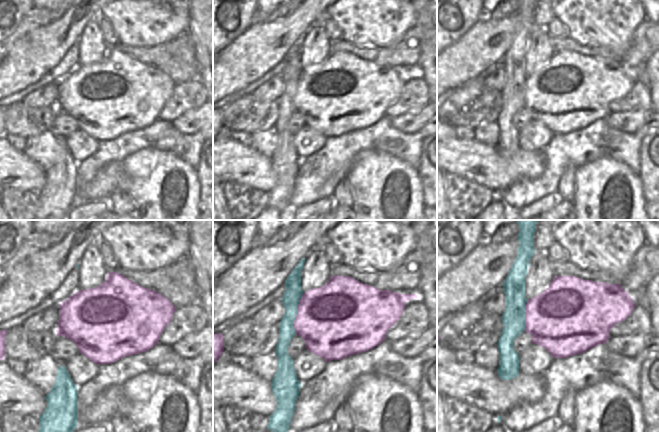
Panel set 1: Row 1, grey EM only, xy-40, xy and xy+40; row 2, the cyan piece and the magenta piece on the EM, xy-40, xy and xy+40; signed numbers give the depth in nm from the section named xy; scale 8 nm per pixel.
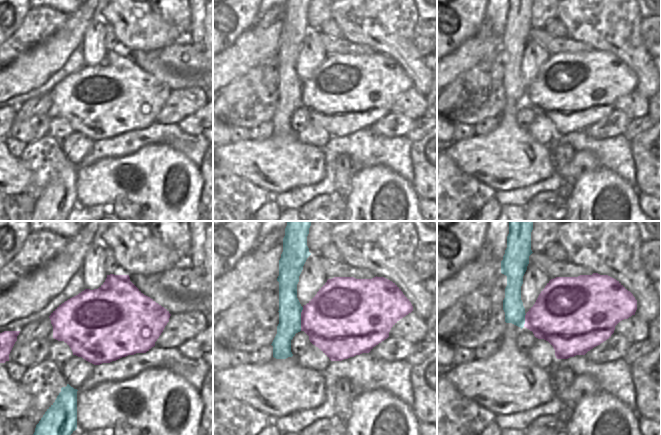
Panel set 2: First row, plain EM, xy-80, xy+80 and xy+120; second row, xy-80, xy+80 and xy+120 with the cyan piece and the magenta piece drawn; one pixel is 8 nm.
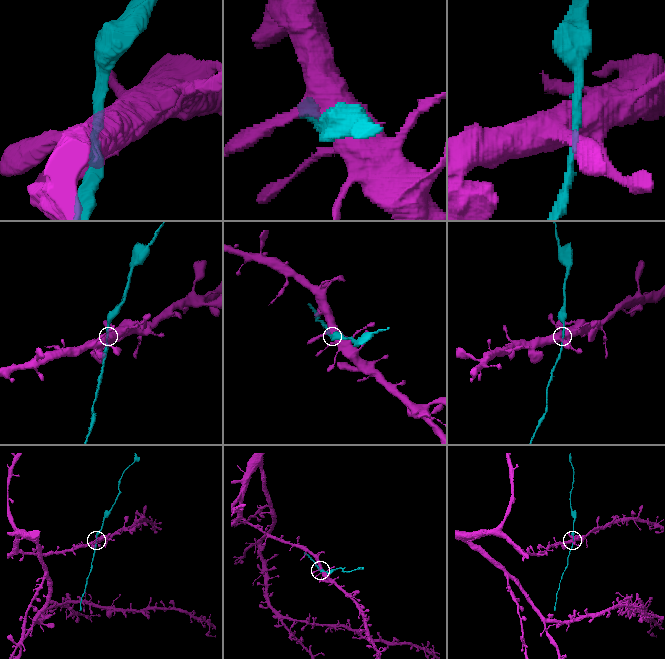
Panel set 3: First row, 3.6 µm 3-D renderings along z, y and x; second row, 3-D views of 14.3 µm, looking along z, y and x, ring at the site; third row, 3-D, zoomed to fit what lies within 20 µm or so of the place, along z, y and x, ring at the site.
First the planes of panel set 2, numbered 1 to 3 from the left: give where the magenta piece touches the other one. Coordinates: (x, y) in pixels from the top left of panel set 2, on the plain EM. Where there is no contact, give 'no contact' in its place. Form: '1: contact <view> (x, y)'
1: no contact
2: contact xy+80 (300, 95)
3: contact xy+120 (524, 96)

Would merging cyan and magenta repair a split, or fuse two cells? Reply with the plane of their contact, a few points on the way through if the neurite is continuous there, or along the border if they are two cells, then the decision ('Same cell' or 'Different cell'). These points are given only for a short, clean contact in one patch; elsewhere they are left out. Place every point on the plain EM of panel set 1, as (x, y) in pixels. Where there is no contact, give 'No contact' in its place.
Touches cyan in xy. Same cell

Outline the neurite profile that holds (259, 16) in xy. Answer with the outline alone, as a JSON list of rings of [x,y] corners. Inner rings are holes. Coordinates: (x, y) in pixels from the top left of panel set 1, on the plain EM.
[[[257,10],[251,19],[251,24],[258,24],[267,20],[268,14],[264,14],[260,10]]]

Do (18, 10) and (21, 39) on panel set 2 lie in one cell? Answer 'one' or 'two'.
two

